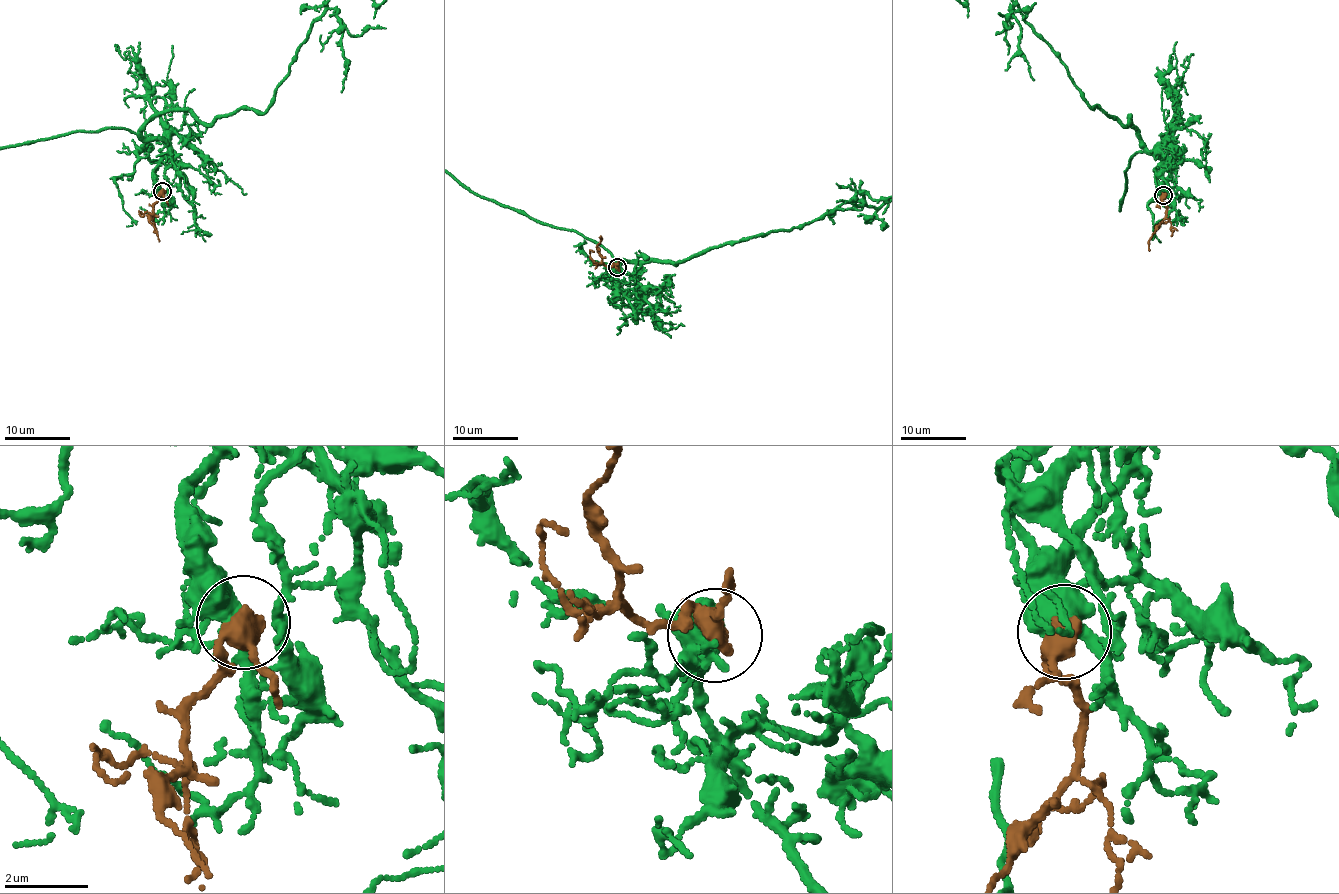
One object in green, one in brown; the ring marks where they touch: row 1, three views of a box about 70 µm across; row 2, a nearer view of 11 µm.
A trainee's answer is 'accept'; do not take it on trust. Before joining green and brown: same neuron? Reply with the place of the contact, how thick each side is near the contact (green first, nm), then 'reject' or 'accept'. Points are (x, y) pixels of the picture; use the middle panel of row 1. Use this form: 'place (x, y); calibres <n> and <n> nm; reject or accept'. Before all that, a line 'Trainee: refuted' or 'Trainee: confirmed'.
Trainee: confirmed
place (617, 267); calibres 360 and 400 nm; accept

